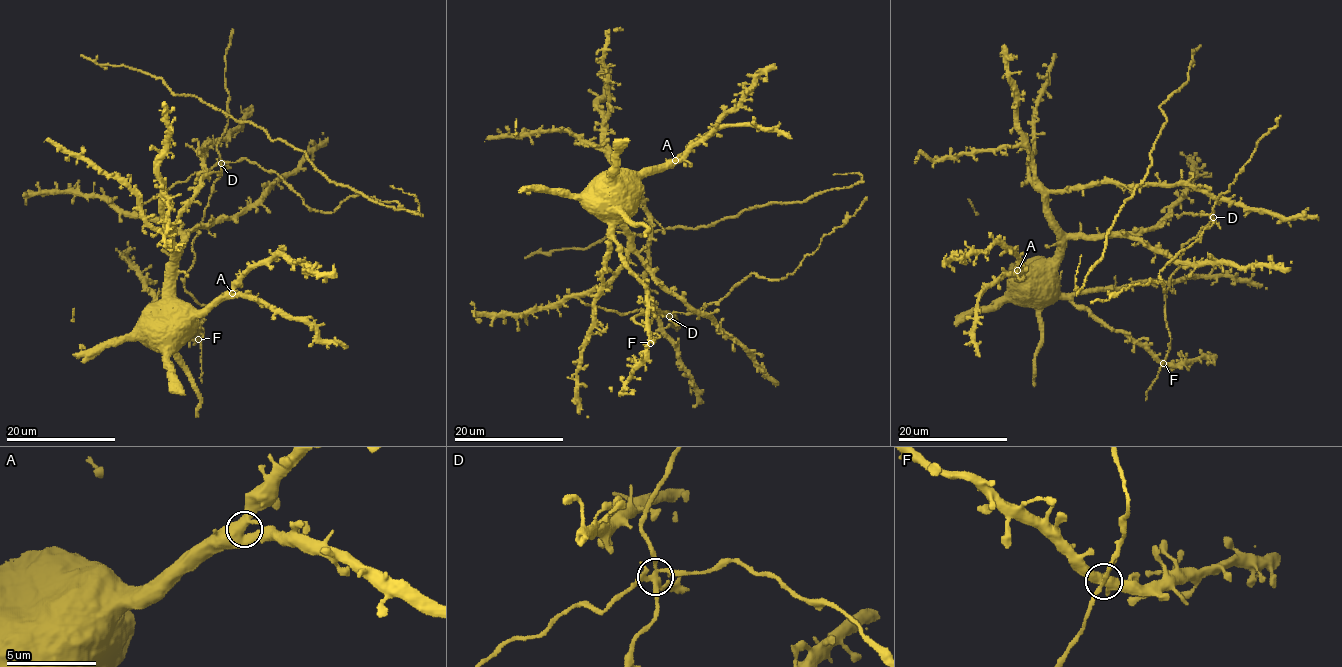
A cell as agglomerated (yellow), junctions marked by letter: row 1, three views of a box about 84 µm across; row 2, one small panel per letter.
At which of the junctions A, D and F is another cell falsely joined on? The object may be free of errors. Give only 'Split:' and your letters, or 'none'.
Split: D

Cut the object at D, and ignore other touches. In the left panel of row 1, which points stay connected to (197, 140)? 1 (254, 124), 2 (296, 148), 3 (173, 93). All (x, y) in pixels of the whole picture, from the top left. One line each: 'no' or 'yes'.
1: no
2: no
3: no

